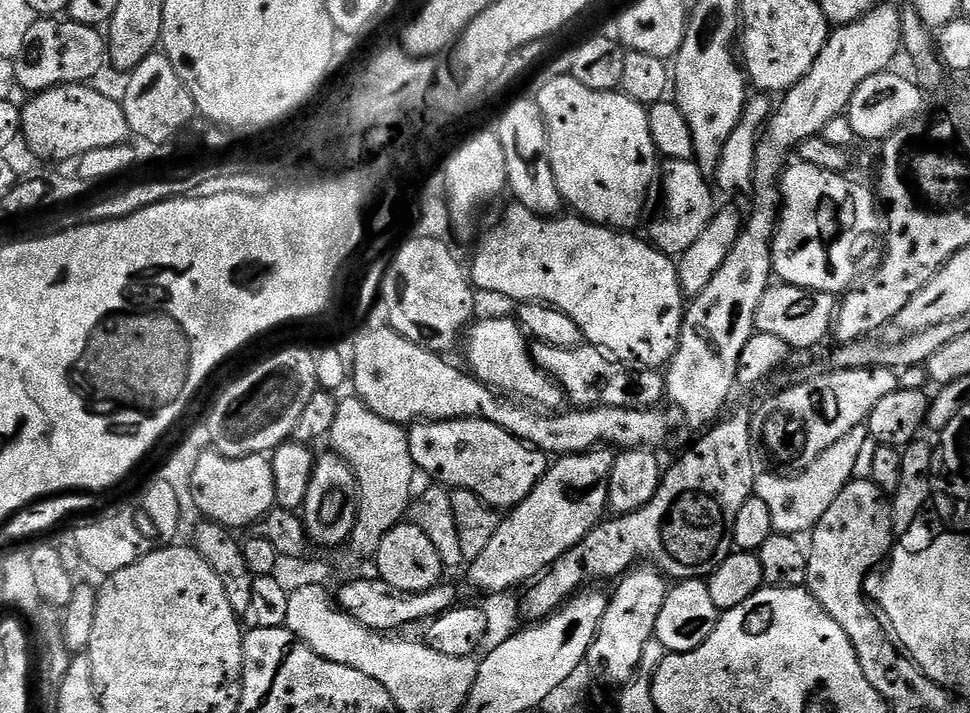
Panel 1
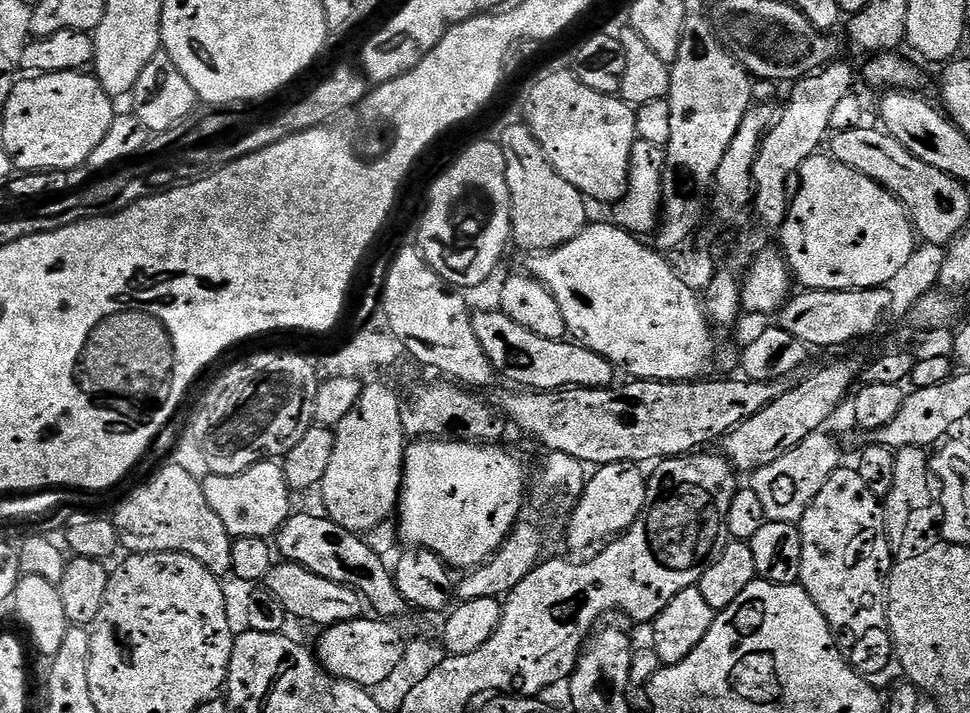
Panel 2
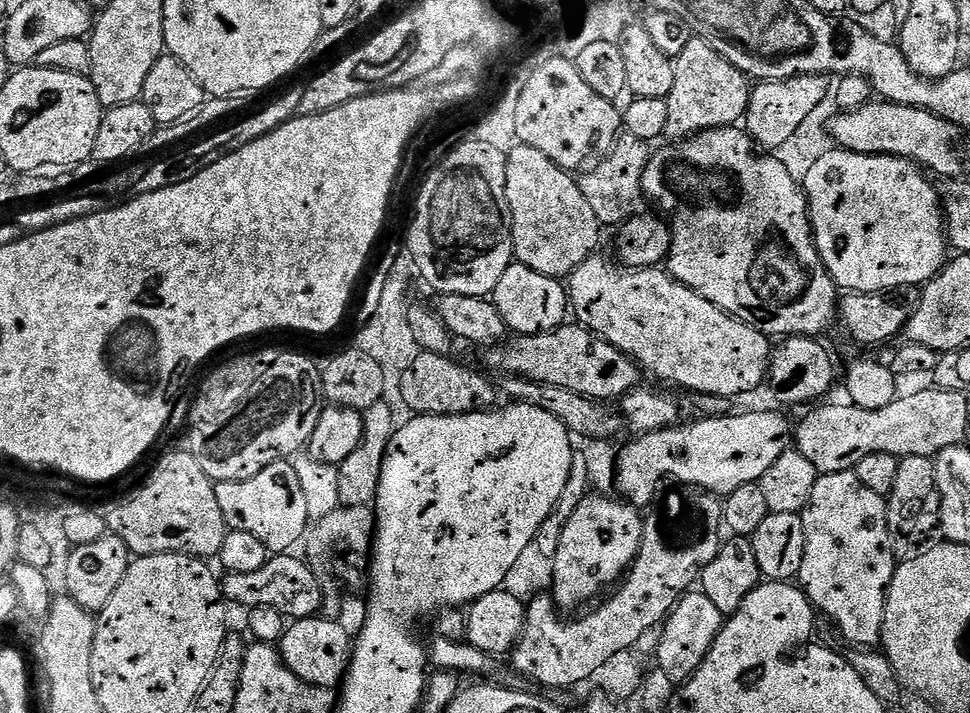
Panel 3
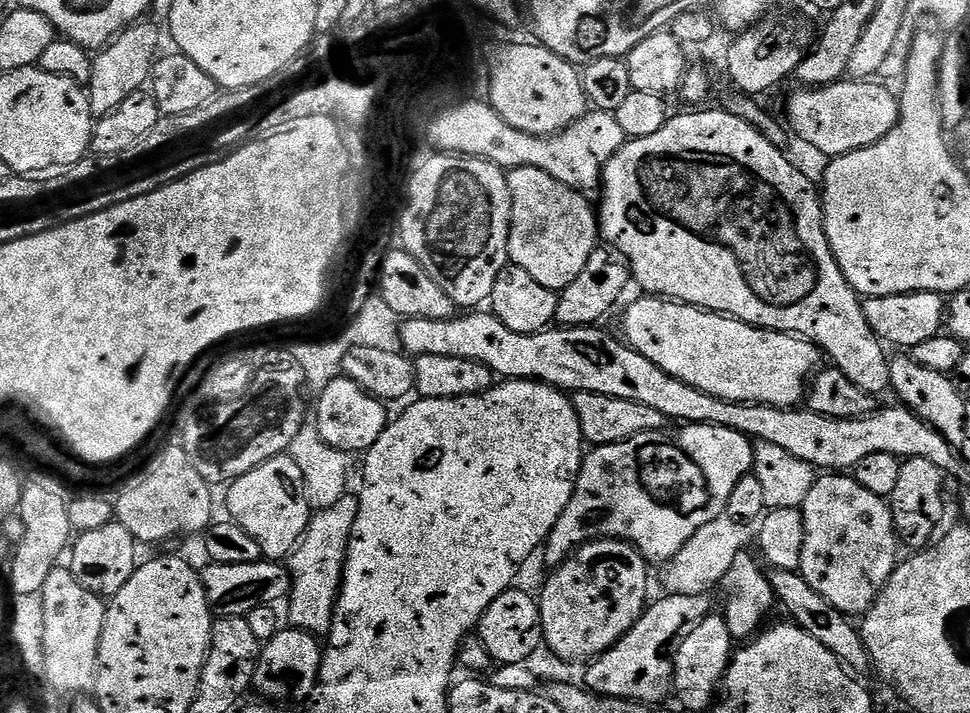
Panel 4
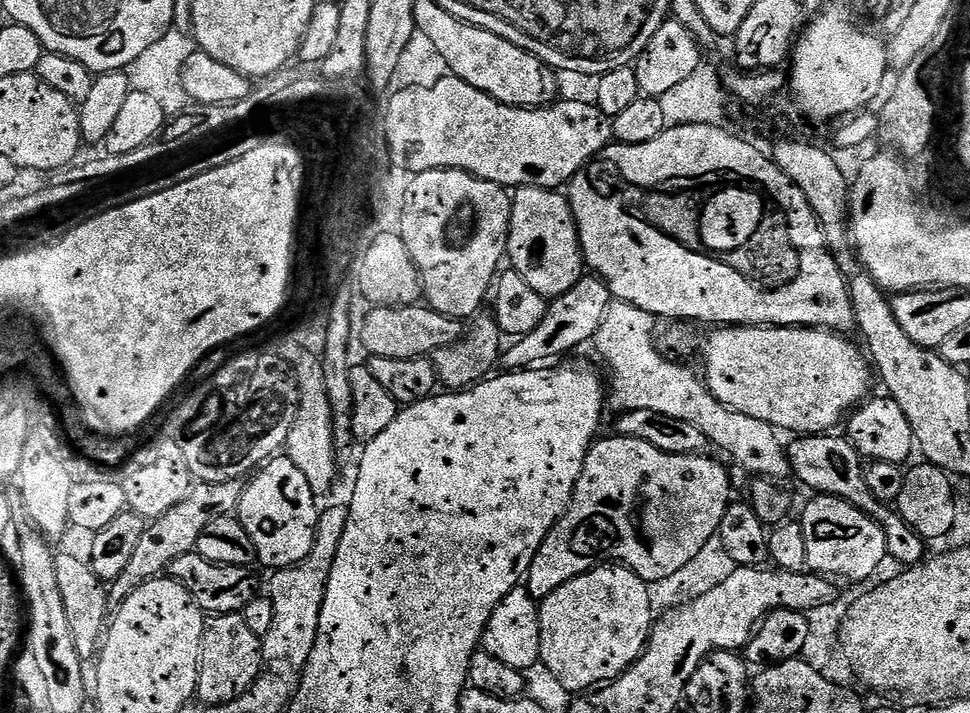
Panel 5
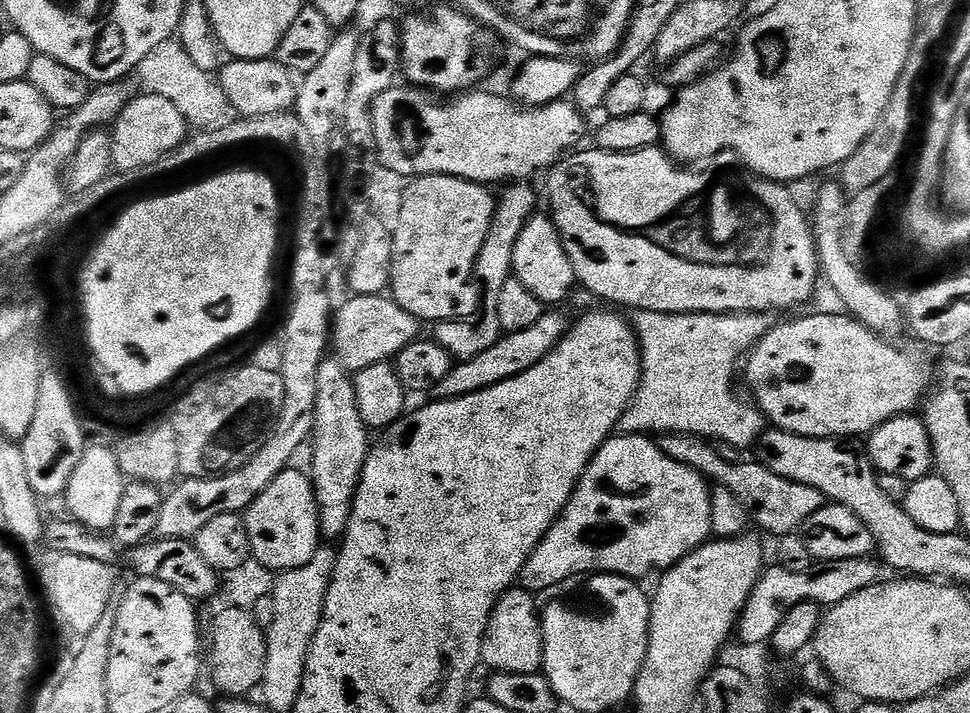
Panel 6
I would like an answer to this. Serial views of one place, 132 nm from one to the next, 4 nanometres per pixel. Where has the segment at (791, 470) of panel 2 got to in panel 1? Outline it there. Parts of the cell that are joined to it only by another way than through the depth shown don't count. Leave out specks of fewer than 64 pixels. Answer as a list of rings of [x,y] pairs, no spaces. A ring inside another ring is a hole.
[[[858,427],[838,438],[838,442],[815,460],[805,463],[797,476],[779,476],[776,472],[757,475],[754,496],[766,502],[773,533],[794,537],[799,537],[800,532],[811,533],[822,514],[830,508],[830,502],[834,502],[834,498],[853,479],[855,462],[865,441],[865,429]]]

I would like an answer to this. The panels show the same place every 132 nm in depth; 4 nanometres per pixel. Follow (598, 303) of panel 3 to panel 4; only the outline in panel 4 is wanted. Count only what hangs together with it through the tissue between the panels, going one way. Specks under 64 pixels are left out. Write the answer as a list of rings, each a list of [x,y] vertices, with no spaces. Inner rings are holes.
[[[647,294],[641,295],[639,298],[641,300],[634,301],[624,312],[624,333],[622,336],[628,347],[633,348],[638,354],[650,358],[650,362],[654,362],[654,366],[666,370],[666,374],[710,394],[715,400],[729,400],[739,404],[769,404],[775,408],[795,408],[805,399],[806,385],[809,383],[810,377],[821,367],[822,353],[820,349],[812,341],[805,340],[803,336],[793,336],[786,332],[771,332],[769,328],[756,328],[753,324],[735,320],[732,316],[721,316],[718,312],[705,312],[703,308],[695,308],[692,304],[681,304],[679,300],[665,300],[659,296]]]

